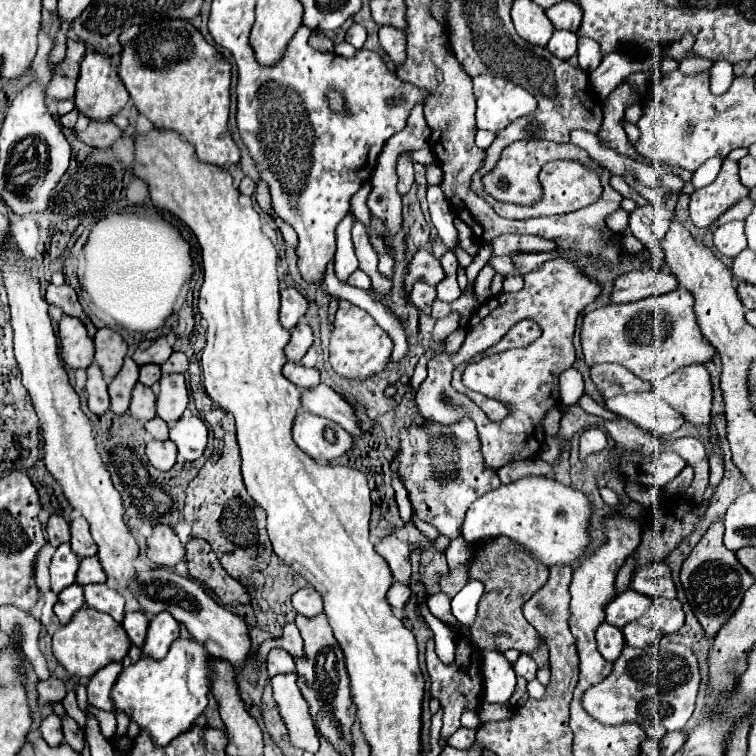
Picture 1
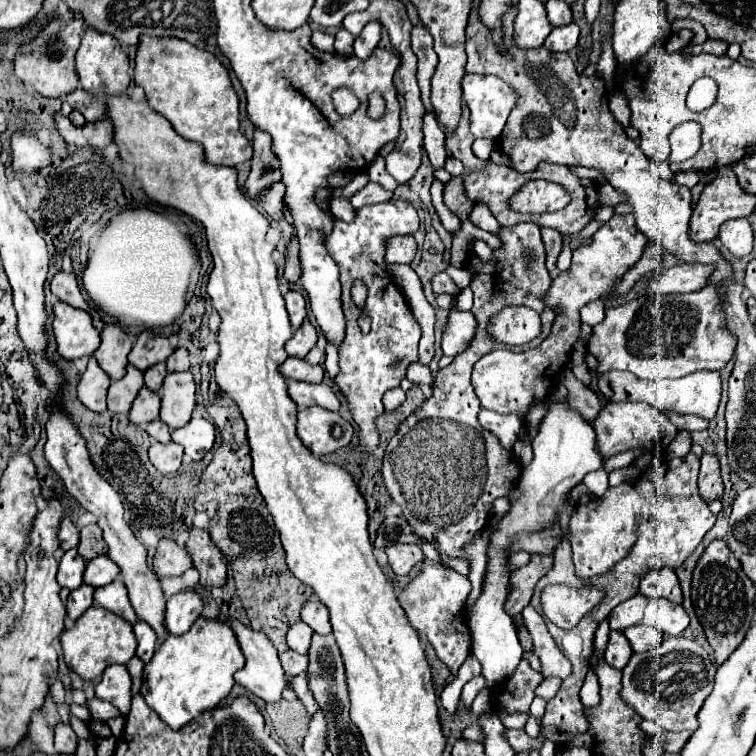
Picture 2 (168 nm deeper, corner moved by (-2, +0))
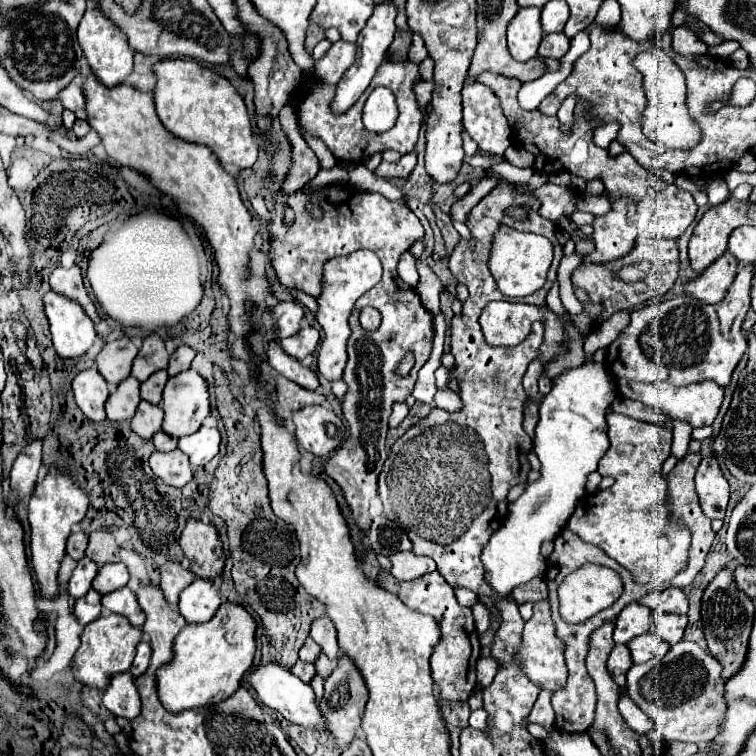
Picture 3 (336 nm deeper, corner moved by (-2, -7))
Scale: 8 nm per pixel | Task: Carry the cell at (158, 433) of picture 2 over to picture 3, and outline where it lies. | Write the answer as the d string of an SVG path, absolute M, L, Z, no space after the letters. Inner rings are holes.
M159 430L155 436L153 436L153 444L157 450L161 452L171 452L177 448L177 438L171 438L171 434L165 434L163 430Z

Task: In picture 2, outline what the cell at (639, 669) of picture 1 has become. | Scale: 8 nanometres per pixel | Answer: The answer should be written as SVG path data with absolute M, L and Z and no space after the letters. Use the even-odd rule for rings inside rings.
M673 637L663 641L663 653L633 653L623 669L623 701L631 705L643 719L651 719L667 731L695 731L699 727L697 713L709 697L715 681L717 665L709 653L693 639Z

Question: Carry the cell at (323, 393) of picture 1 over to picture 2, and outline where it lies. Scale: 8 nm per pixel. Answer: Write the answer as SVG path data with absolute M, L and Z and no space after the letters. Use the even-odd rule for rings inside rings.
M287 381L287 393L297 405L309 407L309 405L319 405L329 411L339 411L339 399L335 397L333 389L325 383L301 383L301 381Z

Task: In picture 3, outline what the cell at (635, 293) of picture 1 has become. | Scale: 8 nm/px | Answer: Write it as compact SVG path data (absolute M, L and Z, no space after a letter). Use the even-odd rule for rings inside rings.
M725 250L709 268L685 282L685 296L693 296L707 304L719 302L725 296L729 284L733 282L737 268L737 258L729 250Z

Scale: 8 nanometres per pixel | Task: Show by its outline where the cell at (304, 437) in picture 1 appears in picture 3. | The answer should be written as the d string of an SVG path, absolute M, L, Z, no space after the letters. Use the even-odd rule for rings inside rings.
M329 404L305 406L293 412L297 442L315 456L335 452L345 440L345 424L335 416Z

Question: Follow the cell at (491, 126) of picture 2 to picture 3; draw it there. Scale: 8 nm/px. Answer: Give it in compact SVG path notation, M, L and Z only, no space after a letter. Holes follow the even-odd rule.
M481 82L463 88L463 128L485 152L503 154L511 146L511 128L499 106L499 96Z

